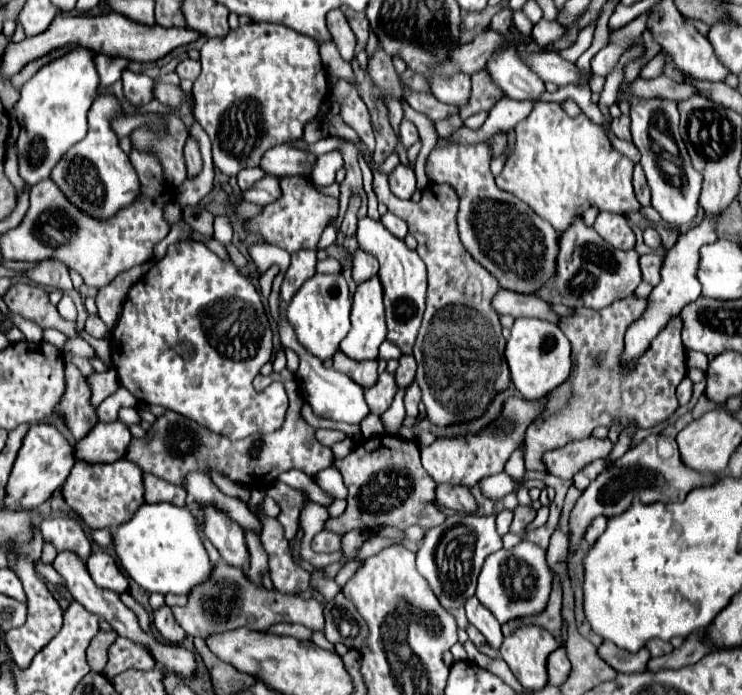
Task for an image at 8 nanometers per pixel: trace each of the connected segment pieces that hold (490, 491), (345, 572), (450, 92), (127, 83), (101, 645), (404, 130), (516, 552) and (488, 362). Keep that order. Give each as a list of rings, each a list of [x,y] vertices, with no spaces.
[[[502,471],[498,475],[492,475],[492,477],[484,477],[482,481],[478,481],[478,487],[480,487],[482,495],[488,497],[488,499],[492,499],[492,501],[498,501],[498,499],[506,497],[508,493],[512,493],[516,489],[522,489],[522,487],[526,487],[526,489],[537,487],[542,490],[545,486],[545,483],[538,479],[516,481],[506,471]]]
[[[360,561],[358,563],[348,563],[348,565],[344,565],[340,571],[338,571],[338,575],[336,575],[336,583],[340,585],[340,587],[344,587],[346,585],[346,581],[354,575],[354,571],[358,569],[358,565],[360,565]]]
[[[454,75],[452,79],[436,77],[430,81],[430,85],[436,99],[448,105],[456,105],[456,107],[466,105],[472,93],[472,81],[468,79],[468,75]]]
[[[124,69],[122,83],[124,83],[124,93],[132,105],[152,101],[154,79],[150,79],[148,75],[138,75],[138,73],[132,73],[130,69]]]
[[[110,631],[110,633],[98,633],[94,639],[92,639],[92,643],[90,643],[90,647],[88,647],[88,665],[94,669],[94,671],[104,671],[104,667],[106,667],[106,663],[108,663],[108,649],[110,649],[110,645],[114,643],[114,639],[116,639],[118,635],[114,635],[114,631]]]
[[[402,119],[402,123],[400,123],[400,143],[408,149],[416,141],[418,141],[416,125],[412,121],[408,121],[408,119]]]
[[[520,541],[514,549],[500,549],[486,559],[478,575],[476,597],[494,613],[500,623],[506,623],[516,617],[540,613],[548,603],[550,581],[552,575],[546,565],[546,551],[530,541]]]
[[[372,169],[372,175],[374,175],[374,193],[378,201],[384,203],[390,213],[398,215],[408,223],[408,233],[418,241],[416,253],[424,259],[428,267],[426,313],[420,327],[420,335],[414,345],[414,357],[418,361],[416,381],[422,389],[422,403],[426,405],[428,419],[434,425],[444,427],[450,423],[462,423],[480,417],[484,413],[484,407],[492,401],[492,397],[498,391],[504,391],[510,383],[510,371],[504,359],[506,339],[502,337],[500,315],[492,307],[492,299],[500,289],[498,281],[490,275],[490,271],[484,271],[484,267],[462,247],[462,241],[458,239],[458,223],[456,223],[458,193],[454,193],[454,187],[446,183],[444,185],[432,183],[422,191],[422,199],[418,203],[412,199],[402,201],[392,195],[388,187],[388,175],[376,169]]]

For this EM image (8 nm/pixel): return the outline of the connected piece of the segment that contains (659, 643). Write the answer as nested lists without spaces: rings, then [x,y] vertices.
[[[650,639],[650,643],[646,643],[646,647],[652,653],[652,657],[660,657],[660,655],[672,651],[672,645],[666,643],[666,641],[662,641],[662,639]]]

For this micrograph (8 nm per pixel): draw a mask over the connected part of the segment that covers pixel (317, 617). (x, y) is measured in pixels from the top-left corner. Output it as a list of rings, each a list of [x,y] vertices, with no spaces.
[[[216,563],[210,581],[198,585],[190,597],[186,607],[172,609],[178,625],[192,637],[206,637],[218,631],[230,631],[238,627],[248,627],[254,631],[266,631],[272,623],[302,623],[308,629],[324,629],[322,603],[312,599],[302,599],[298,595],[284,595],[278,591],[266,591],[264,587],[256,587],[248,581],[242,569],[230,567],[226,563]]]

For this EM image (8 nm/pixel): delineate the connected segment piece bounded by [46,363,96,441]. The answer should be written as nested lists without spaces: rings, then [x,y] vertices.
[[[70,363],[66,365],[66,391],[46,421],[54,423],[58,417],[64,419],[66,429],[74,435],[74,439],[82,439],[96,425],[96,411],[88,403],[90,389],[86,385],[84,375]]]

